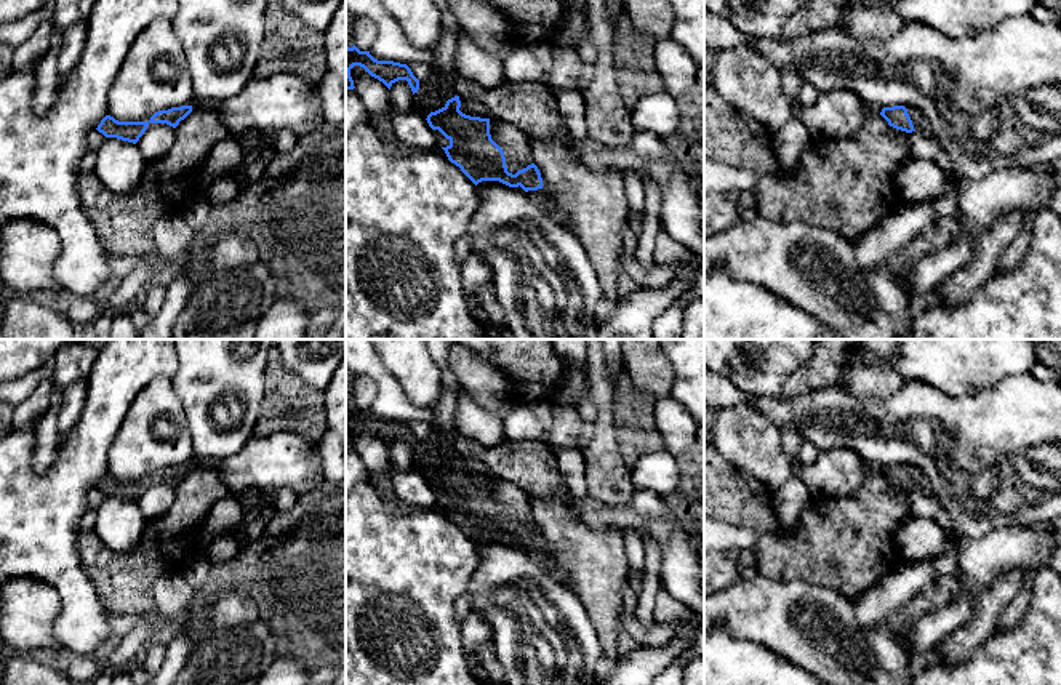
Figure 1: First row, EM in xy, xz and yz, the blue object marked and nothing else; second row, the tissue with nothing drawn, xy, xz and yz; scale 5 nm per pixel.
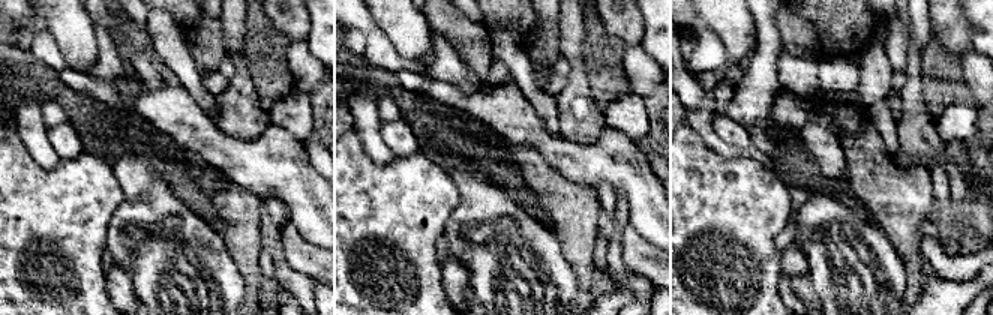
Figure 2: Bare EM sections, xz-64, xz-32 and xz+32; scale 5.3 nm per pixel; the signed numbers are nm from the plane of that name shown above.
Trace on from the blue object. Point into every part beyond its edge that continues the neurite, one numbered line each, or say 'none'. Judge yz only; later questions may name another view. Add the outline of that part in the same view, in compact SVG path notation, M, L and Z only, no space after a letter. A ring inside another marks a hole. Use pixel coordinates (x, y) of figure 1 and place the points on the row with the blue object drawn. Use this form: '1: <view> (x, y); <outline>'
1: yz (920, 125); M906 107L906 109L912 120L914 130L925 138L933 138L931 128L928 122L925 120L925 117L922 115L922 112L915 107Z

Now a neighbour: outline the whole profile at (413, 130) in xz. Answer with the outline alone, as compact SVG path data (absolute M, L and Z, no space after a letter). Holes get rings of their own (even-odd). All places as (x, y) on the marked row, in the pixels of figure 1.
M392 114L392 130L400 142L421 152L437 146L435 133L418 114Z

